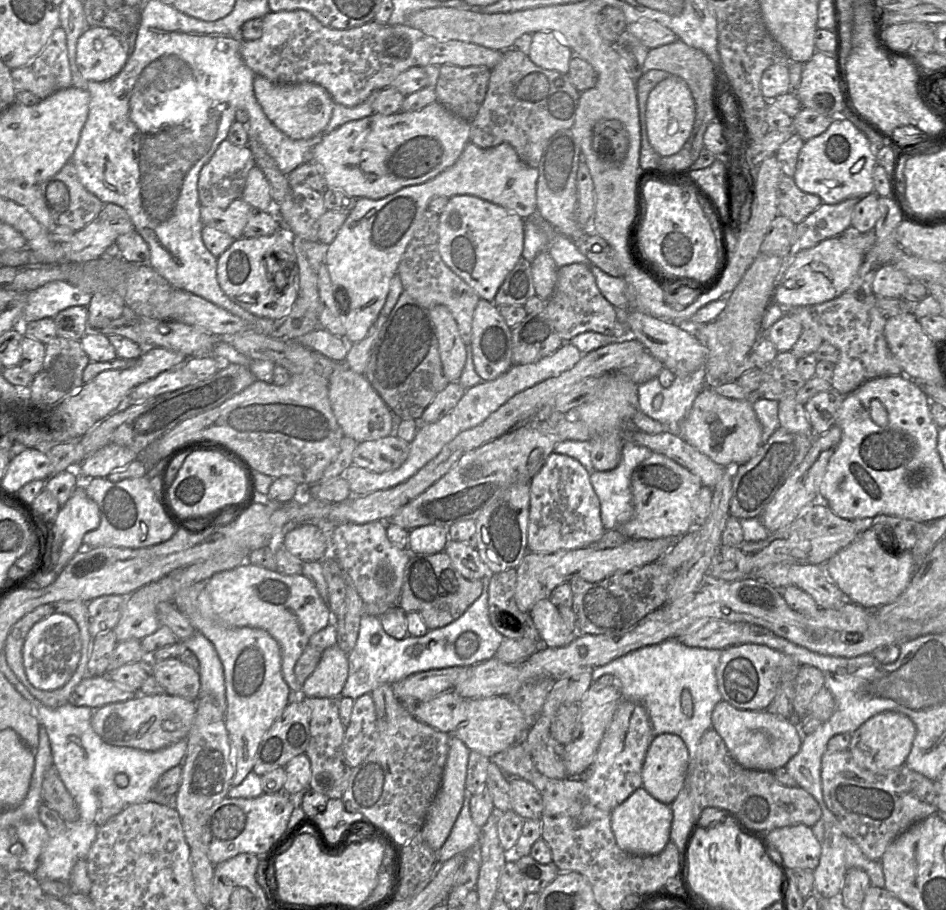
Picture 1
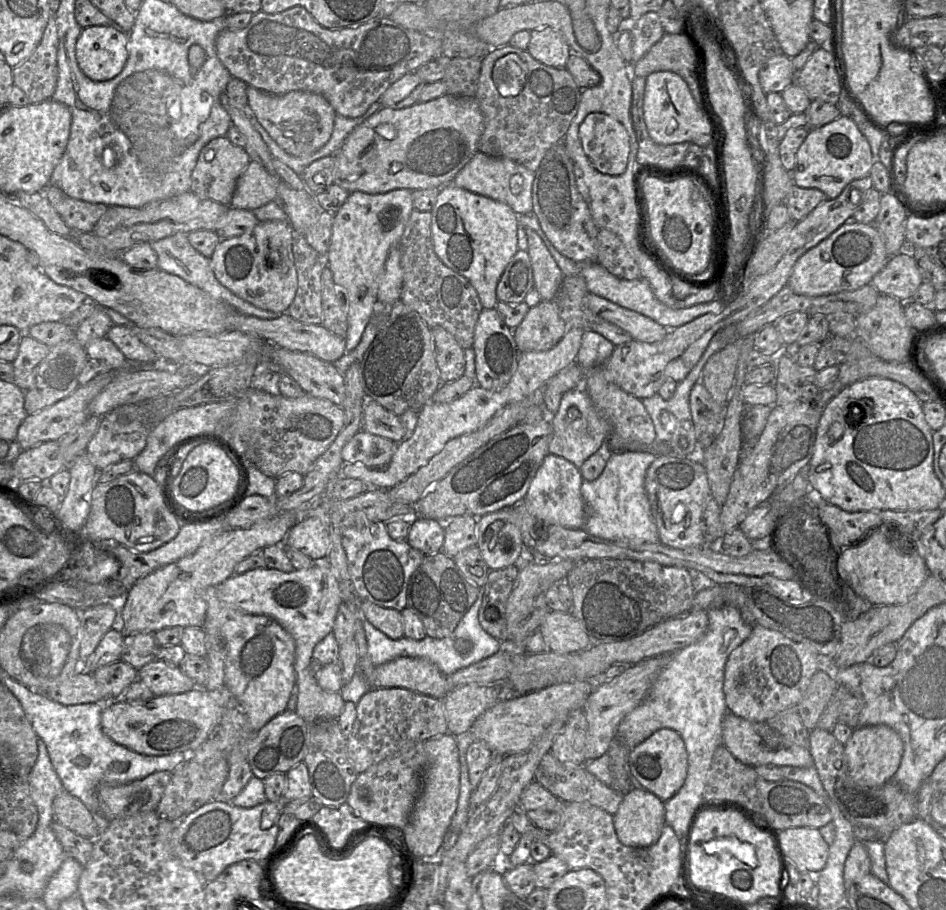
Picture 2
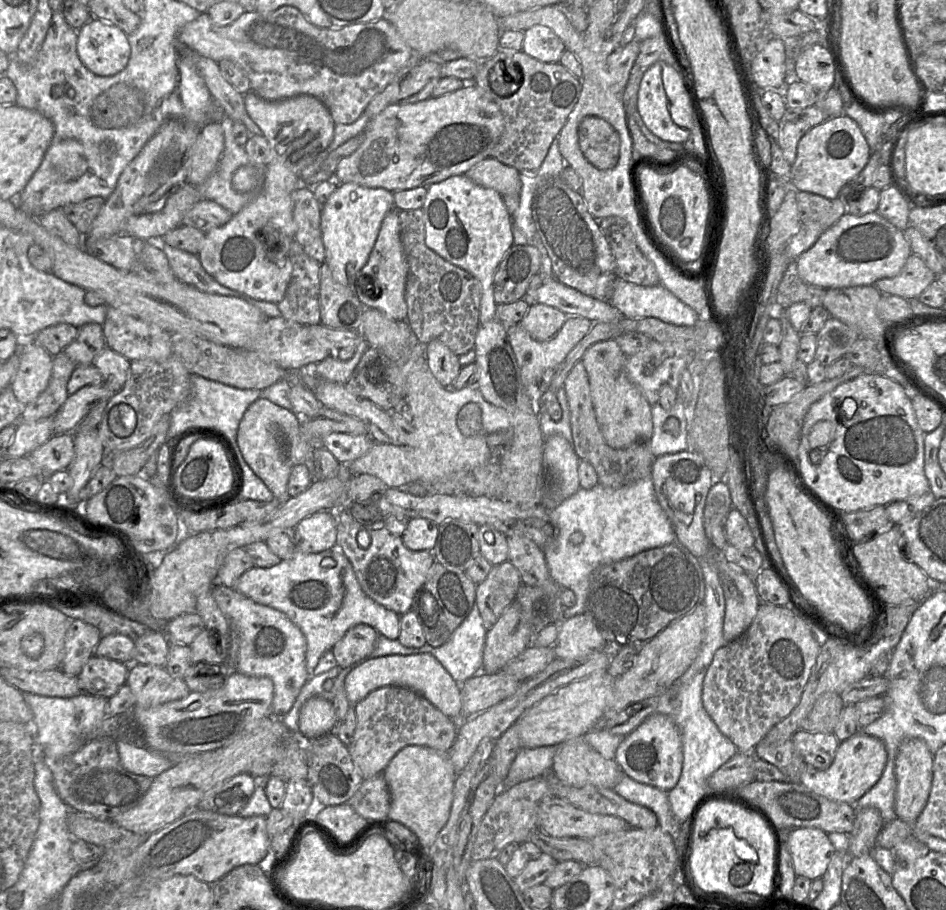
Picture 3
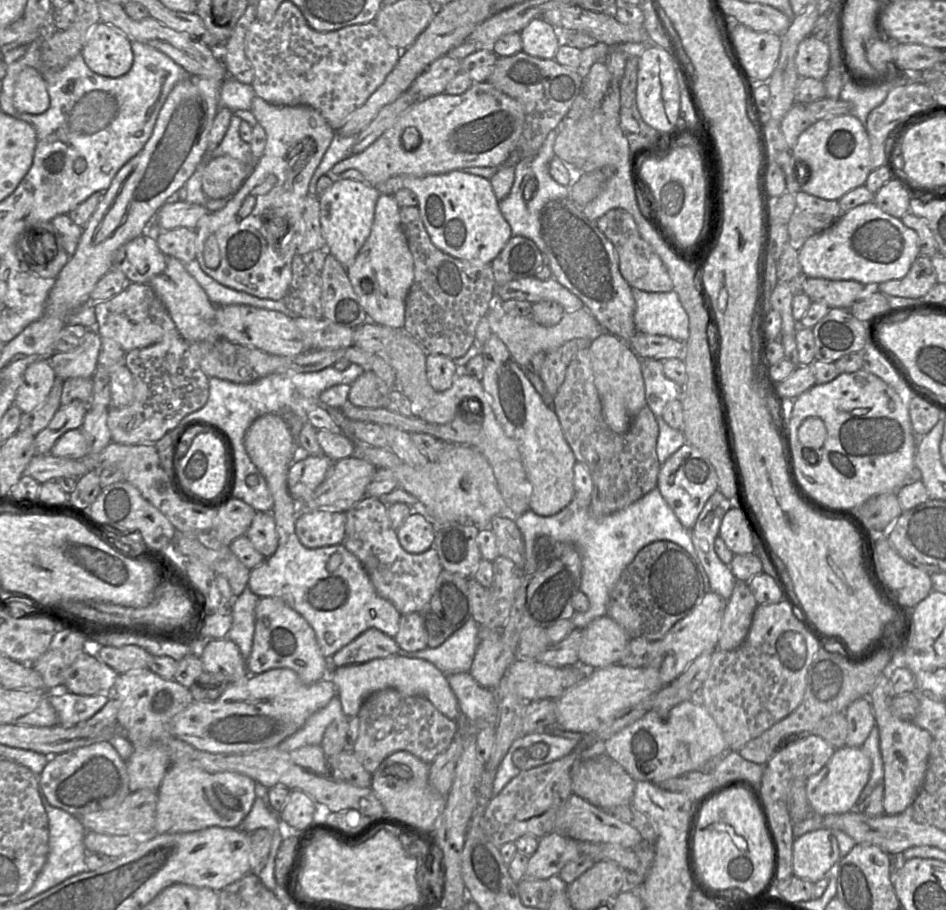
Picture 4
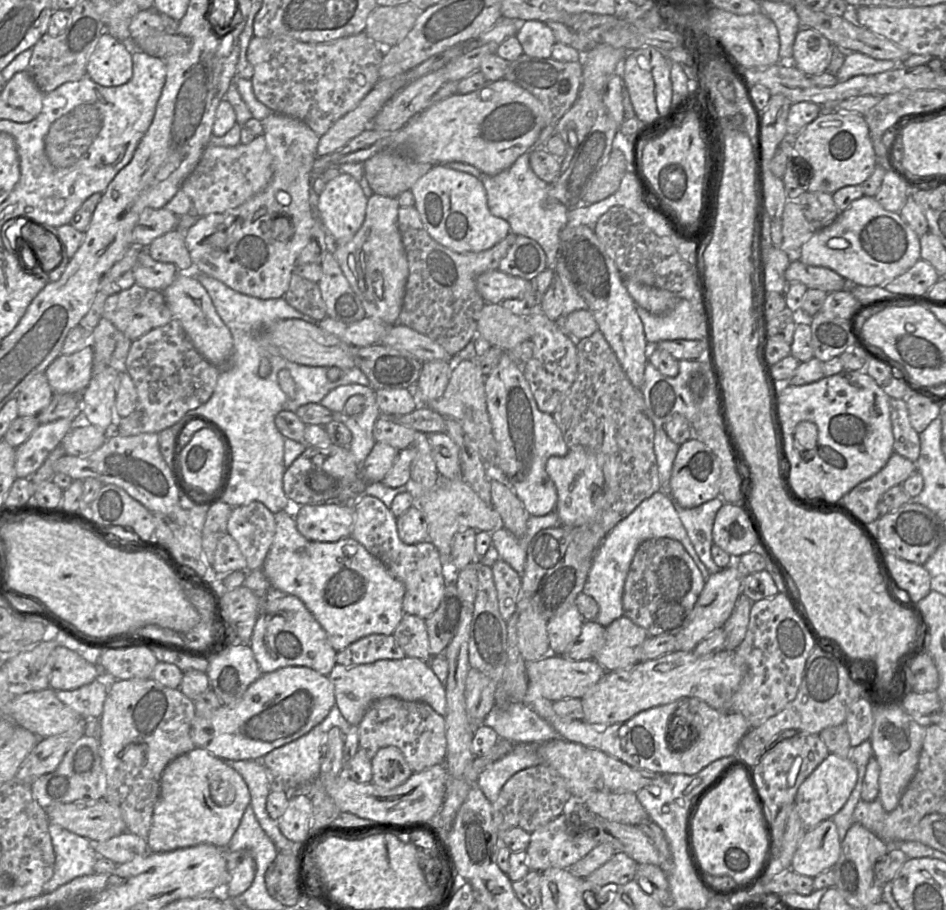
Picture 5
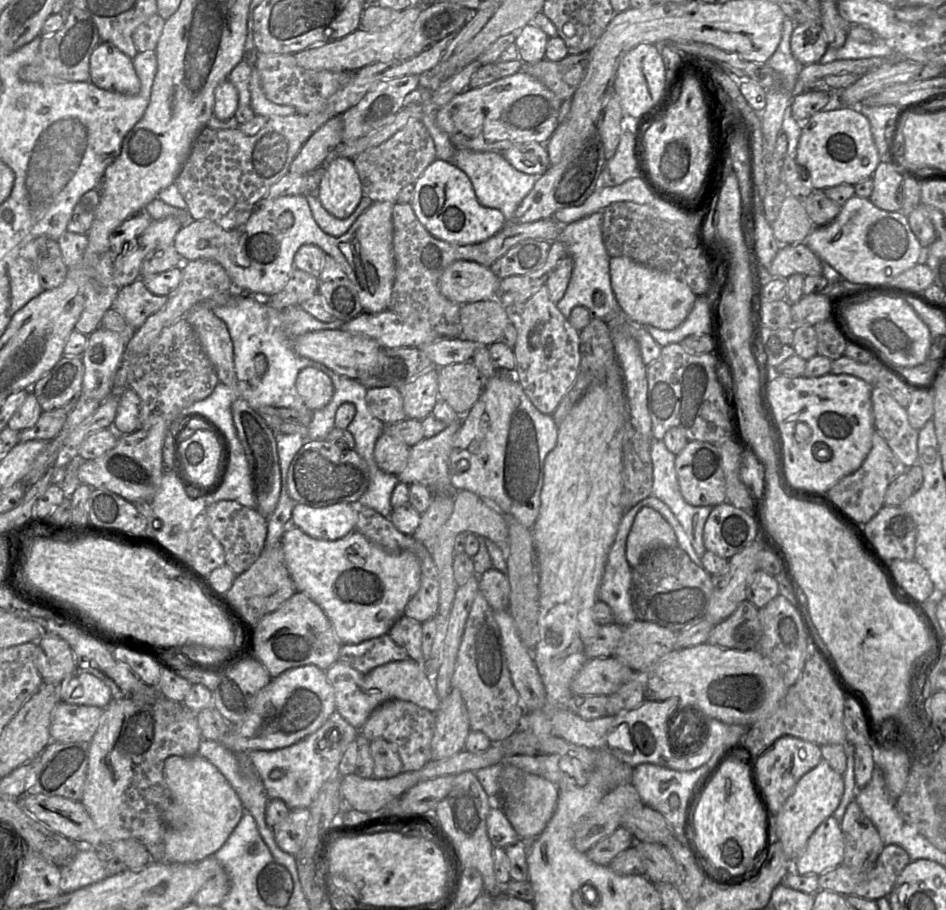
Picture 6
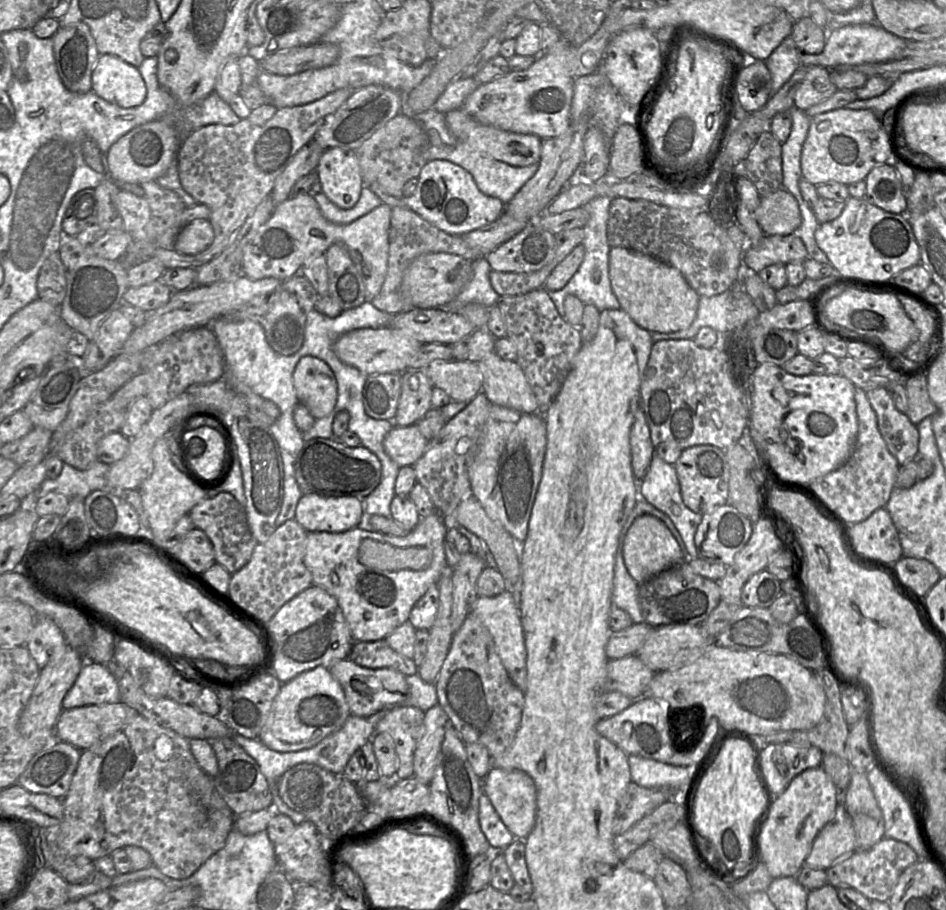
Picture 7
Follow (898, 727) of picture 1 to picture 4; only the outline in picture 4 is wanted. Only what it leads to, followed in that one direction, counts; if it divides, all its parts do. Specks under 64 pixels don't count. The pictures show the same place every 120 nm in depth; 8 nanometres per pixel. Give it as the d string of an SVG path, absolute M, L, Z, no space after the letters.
M861 747L835 749L825 766L806 781L806 797L811 811L819 816L843 814L855 809L857 799L871 773L871 760Z

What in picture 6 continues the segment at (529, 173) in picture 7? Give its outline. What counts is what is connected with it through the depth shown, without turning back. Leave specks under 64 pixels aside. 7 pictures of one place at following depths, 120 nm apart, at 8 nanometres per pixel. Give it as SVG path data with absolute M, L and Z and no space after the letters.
M456 148L452 164L469 177L479 203L484 207L501 211L507 221L512 219L513 213L540 177L515 169L502 154L497 152L477 152Z

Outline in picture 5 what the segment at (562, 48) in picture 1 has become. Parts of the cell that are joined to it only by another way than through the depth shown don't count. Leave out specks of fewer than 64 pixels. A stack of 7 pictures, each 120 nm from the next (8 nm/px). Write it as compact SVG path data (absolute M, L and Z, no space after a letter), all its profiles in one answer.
M537 20L520 22L515 37L523 48L523 54L532 58L550 58L557 42L551 28L545 22Z

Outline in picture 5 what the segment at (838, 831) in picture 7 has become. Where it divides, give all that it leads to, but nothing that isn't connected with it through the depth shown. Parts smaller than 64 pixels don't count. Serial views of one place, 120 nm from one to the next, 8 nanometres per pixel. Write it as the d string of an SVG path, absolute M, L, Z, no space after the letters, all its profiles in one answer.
M833 819L808 829L791 862L791 870L815 878L832 869L840 857L841 842Z

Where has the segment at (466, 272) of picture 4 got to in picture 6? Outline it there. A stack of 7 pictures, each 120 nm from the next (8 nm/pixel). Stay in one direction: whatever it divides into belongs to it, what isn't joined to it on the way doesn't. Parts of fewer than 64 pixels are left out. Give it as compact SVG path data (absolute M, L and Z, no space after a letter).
M394 203L393 248L396 262L395 281L388 310L405 319L426 321L440 336L459 338L462 335L460 306L440 292L439 281L444 270L458 260L476 262L490 267L517 243L526 239L552 242L562 232L563 224L554 218L540 219L524 224L506 224L489 239L469 245L457 245L435 238L415 215L409 203Z

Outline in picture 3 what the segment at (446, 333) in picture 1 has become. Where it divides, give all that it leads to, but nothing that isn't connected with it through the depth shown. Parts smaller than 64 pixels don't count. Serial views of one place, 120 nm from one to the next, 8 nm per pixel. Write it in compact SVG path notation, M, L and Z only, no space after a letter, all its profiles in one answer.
M433 340L425 346L426 359L429 368L441 386L448 388L457 378L461 364L455 355L444 343Z

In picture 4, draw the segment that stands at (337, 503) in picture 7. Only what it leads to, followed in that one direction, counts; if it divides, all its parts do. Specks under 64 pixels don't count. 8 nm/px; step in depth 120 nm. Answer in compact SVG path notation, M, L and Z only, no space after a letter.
M329 509L301 511L295 523L297 537L310 549L342 544L345 529L345 512Z

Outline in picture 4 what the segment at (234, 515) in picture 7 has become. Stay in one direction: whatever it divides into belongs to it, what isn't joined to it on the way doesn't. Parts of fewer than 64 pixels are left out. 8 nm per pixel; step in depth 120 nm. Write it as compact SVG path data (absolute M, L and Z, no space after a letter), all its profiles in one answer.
M256 512L245 536L265 558L272 556L278 547L278 535L272 513Z

